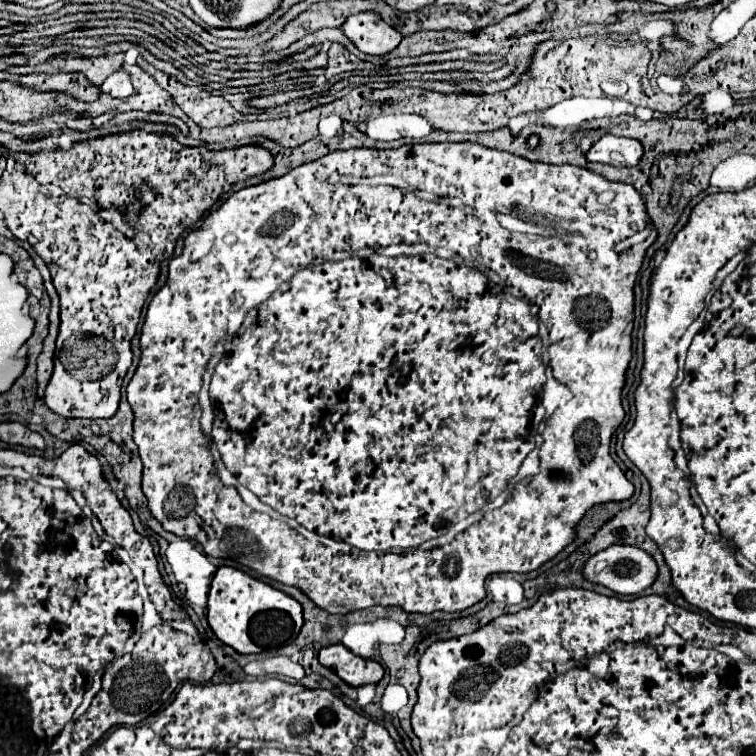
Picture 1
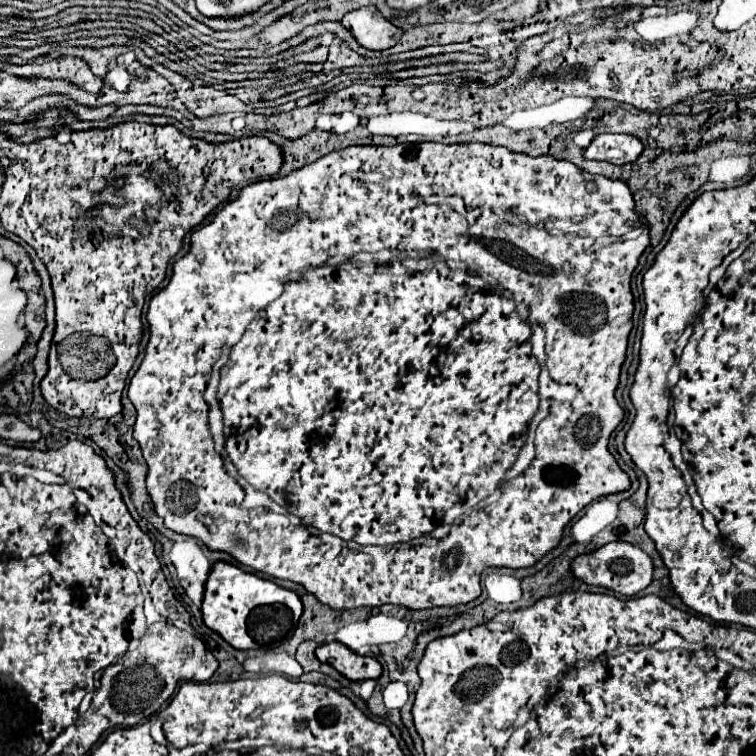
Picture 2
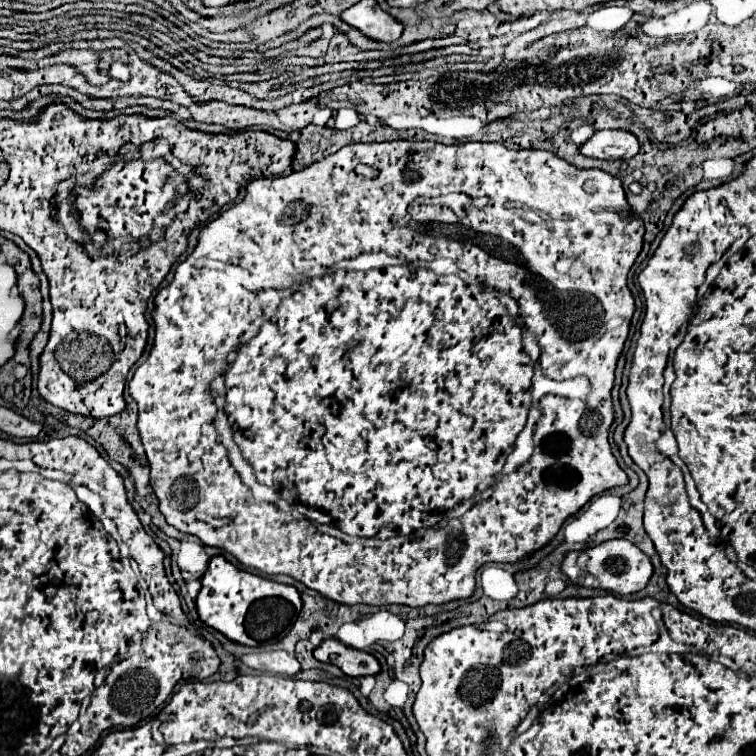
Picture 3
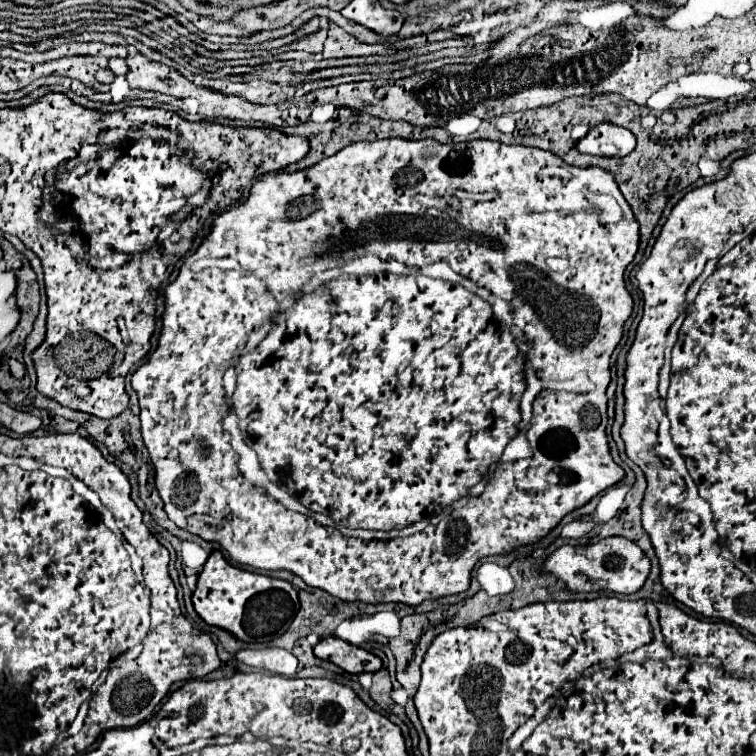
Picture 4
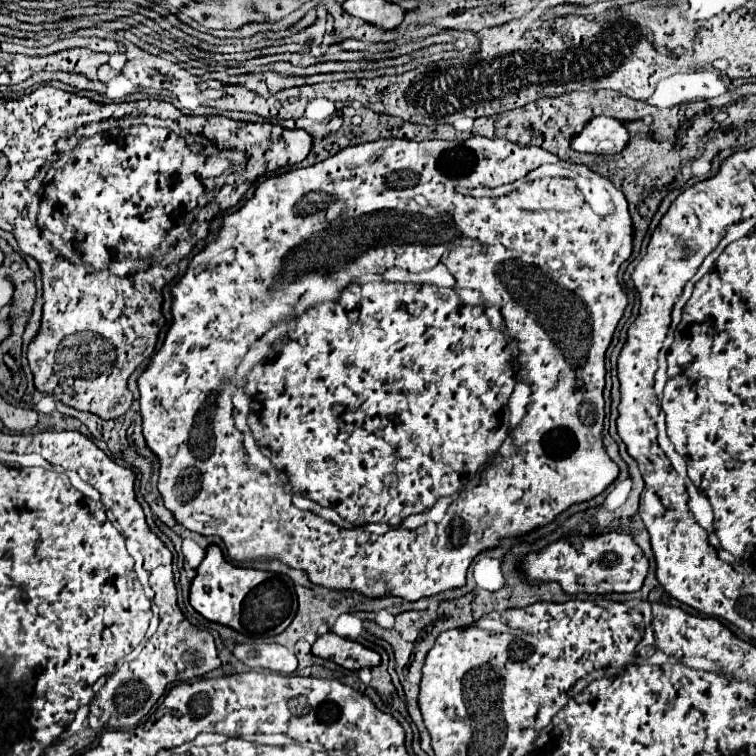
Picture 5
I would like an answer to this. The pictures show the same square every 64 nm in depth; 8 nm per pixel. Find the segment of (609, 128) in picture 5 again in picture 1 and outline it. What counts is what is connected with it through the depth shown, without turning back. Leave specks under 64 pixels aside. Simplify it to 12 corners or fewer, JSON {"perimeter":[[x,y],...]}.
{"perimeter":[[602,136],[586,154],[588,162],[632,168],[642,144]]}

